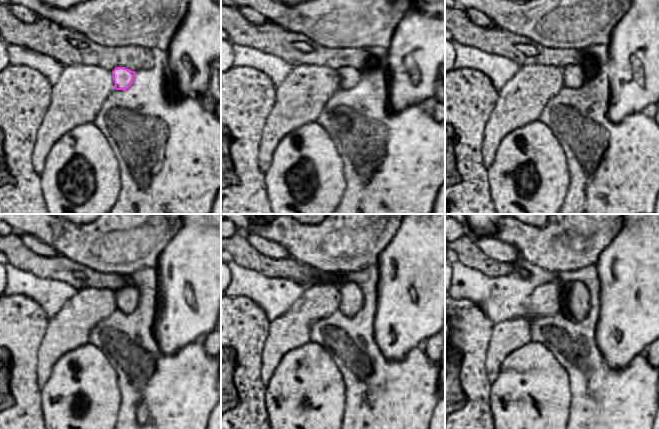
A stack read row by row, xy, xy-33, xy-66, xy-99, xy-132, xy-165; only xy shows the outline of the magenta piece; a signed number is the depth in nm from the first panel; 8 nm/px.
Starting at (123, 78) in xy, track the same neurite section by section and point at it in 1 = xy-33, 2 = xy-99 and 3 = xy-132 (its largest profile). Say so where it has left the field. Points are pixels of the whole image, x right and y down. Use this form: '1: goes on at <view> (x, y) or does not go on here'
1: goes on at xy-33 (350, 77)
2: goes on at xy-99 (128, 298)
3: goes on at xy-132 (352, 299)

